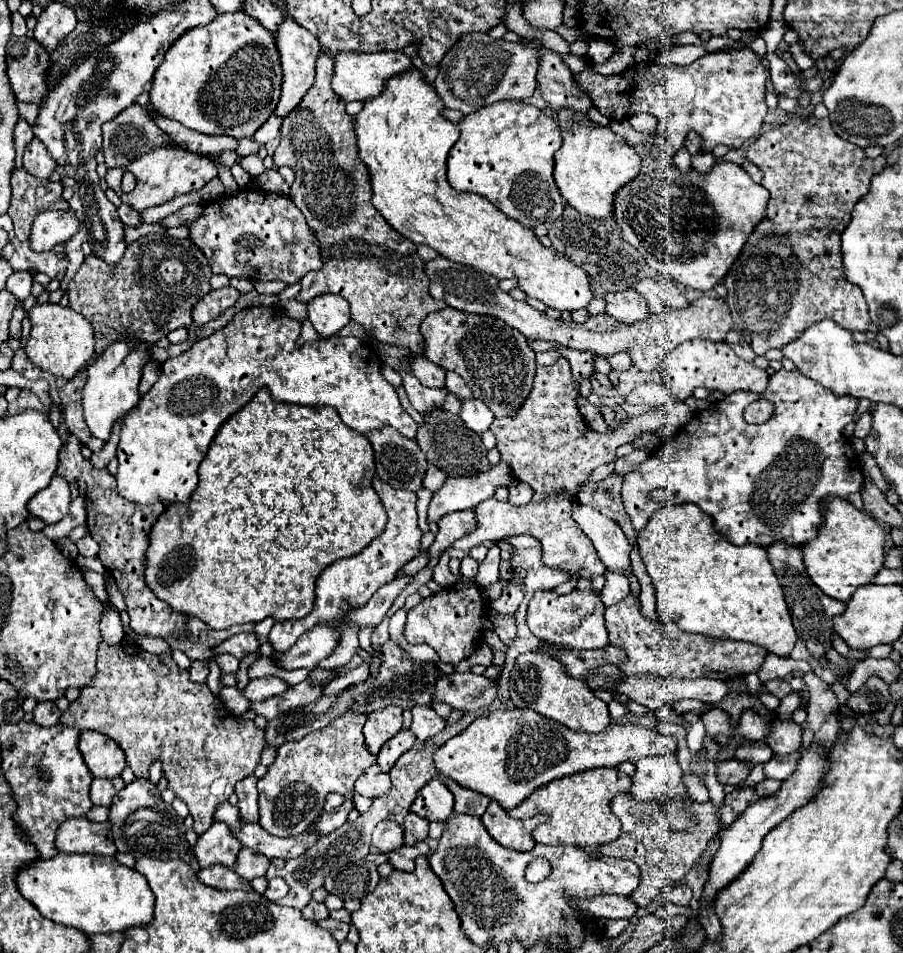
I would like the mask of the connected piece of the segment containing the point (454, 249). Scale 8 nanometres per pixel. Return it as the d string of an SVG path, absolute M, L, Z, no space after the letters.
M417 69L393 77L391 81L387 81L387 87L381 95L365 101L363 111L355 117L355 133L359 159L367 165L371 173L373 207L385 217L385 221L397 233L401 233L415 245L427 245L455 263L469 265L477 271L485 271L497 279L517 279L517 287L527 297L539 299L551 309L575 311L587 307L593 299L593 291L589 287L589 277L583 269L579 269L573 261L559 257L553 247L541 245L533 229L527 229L515 219L509 219L485 197L479 197L475 193L457 193L449 185L445 163L449 149L459 139L459 129L455 123L441 117L443 109L443 101L435 93L433 85L427 85Z

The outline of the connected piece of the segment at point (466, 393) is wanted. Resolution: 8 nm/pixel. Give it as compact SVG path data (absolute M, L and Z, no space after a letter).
M447 371L445 385L449 387L449 391L451 391L451 393L455 393L455 395L457 395L457 397L461 397L461 399L469 399L469 397L471 397L471 389L465 385L465 381L463 381L457 373Z

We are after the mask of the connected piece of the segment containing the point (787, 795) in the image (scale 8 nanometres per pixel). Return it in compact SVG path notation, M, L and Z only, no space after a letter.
M811 743L811 745L803 751L801 761L799 761L795 773L793 773L789 779L783 781L781 789L779 789L775 795L771 795L771 797L763 797L763 799L753 801L731 825L725 825L725 823L721 821L723 787L719 785L719 781L717 781L715 775L715 771L717 770L715 762L709 762L709 765L707 765L705 786L709 793L709 797L711 797L711 803L713 803L715 809L717 809L717 821L719 821L719 833L717 833L717 835L719 835L719 849L717 849L713 861L711 861L709 879L707 879L705 887L703 887L703 895L701 895L701 899L699 899L699 909L701 909L703 903L711 903L711 905L713 905L717 893L723 891L729 883L733 883L735 877L739 877L739 875L747 869L747 865L753 861L753 857L759 853L763 837L765 837L775 825L779 825L791 811L795 811L799 805L805 805L805 803L811 799L811 795L821 787L819 779L821 779L823 773L825 773L825 769L823 769L823 767L825 767L825 759L827 759L827 753L821 753L821 747L819 747L817 743Z

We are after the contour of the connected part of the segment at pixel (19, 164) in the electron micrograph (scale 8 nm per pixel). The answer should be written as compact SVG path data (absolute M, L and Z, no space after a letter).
M19 117L17 125L15 125L15 149L16 149L16 158L15 158L15 169L21 169L23 167L23 154L25 151L25 145L35 137L33 135L33 127L23 119Z

